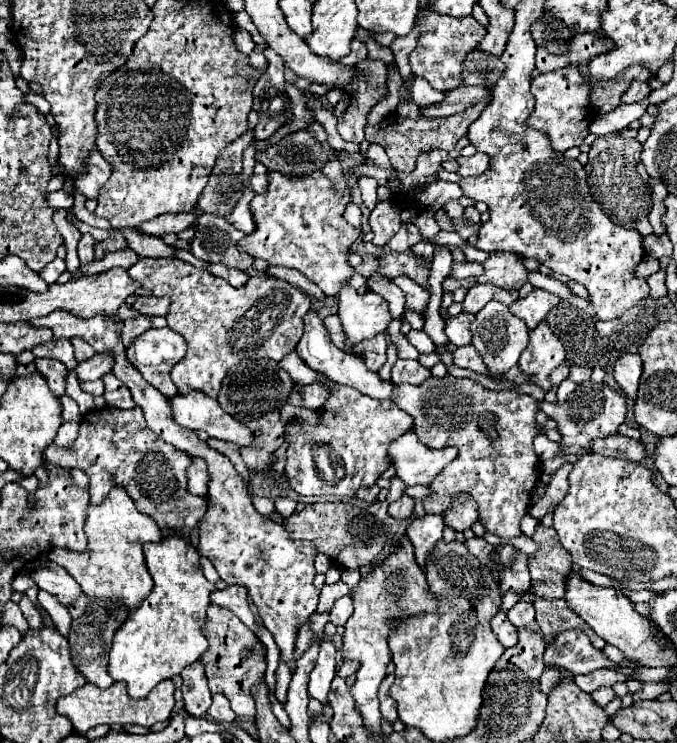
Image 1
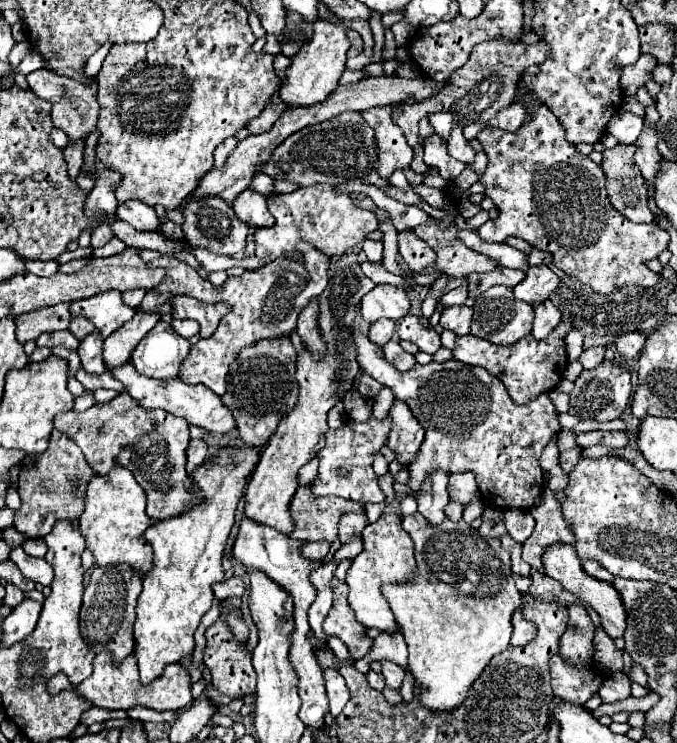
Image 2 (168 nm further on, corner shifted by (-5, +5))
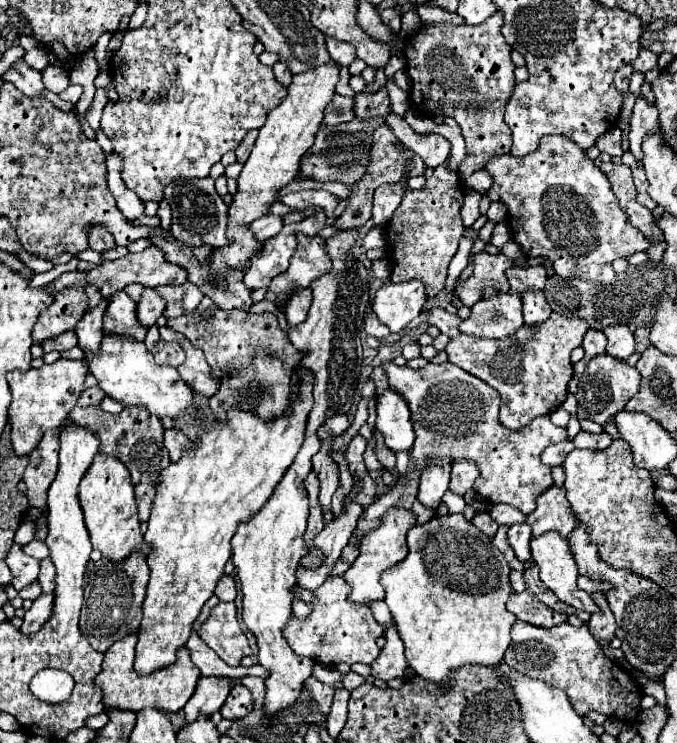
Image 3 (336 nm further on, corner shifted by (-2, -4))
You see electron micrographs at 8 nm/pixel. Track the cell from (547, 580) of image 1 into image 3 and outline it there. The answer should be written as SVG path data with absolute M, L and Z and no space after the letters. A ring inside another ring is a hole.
M553 486L537 498L537 508L527 516L527 524L533 528L533 536L557 530L563 538L567 538L567 534L577 526L577 520L563 486Z

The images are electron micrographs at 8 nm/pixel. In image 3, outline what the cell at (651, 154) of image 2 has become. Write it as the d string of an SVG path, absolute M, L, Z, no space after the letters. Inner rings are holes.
M639 96L635 106L633 106L633 114L631 114L631 132L629 132L629 152L635 154L635 158L643 158L641 154L641 142L649 132L655 132L659 126L659 110L655 110L655 104L649 104L645 96Z

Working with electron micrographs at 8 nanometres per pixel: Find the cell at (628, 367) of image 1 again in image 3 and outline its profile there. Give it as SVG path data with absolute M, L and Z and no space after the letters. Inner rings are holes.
M613 324L607 326L605 330L607 336L607 352L617 356L619 360L627 360L635 352L635 338L633 332L625 324Z

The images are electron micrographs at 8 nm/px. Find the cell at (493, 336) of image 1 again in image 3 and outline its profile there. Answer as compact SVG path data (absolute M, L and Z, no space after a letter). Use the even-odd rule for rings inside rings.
M499 294L479 300L469 318L461 320L459 330L481 338L503 338L523 324L521 298L517 294Z

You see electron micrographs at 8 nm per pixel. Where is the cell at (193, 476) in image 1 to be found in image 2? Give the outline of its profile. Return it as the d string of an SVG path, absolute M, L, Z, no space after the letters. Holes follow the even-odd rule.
M190 439L190 445L186 449L186 453L188 453L188 463L186 463L188 475L192 475L194 469L198 469L204 463L206 451L208 451L208 447L206 447L206 443L202 439Z

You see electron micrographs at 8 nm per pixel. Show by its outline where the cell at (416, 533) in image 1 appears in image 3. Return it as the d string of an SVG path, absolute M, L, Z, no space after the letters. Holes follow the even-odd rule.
M429 458L427 468L423 468L421 474L417 498L429 508L437 508L441 496L449 488L449 474L451 474L451 462L447 462L447 458Z

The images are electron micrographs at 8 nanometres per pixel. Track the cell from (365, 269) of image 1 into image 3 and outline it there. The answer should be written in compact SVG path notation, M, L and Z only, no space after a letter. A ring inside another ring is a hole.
M411 280L411 282L403 282L403 284L385 282L375 294L373 310L375 310L377 318L391 332L399 332L415 316L421 314L425 300L427 300L425 286L419 280Z

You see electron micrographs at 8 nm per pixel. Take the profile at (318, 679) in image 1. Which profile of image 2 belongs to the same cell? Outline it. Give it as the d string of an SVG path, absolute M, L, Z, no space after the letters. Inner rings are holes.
M336 667L324 669L324 685L326 685L326 695L330 701L330 713L338 717L348 703L348 687L344 683L344 677L338 673Z

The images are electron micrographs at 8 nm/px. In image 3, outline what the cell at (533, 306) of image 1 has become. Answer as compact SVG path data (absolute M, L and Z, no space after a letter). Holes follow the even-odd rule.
M519 266L507 270L507 280L511 284L511 294L523 294L525 290L543 290L547 282L547 272L543 266Z

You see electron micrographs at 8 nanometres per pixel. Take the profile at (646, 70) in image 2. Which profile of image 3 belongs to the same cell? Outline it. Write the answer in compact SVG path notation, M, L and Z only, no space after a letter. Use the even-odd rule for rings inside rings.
M641 50L637 60L633 62L635 72L647 72L657 66L657 54L651 54L651 50Z

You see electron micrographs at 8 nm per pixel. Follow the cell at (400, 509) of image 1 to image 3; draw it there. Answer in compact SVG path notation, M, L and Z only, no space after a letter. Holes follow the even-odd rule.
M449 514L443 518L433 516L427 524L413 526L407 534L407 544L407 558L397 566L391 566L391 570L385 570L381 584L385 586L385 602L393 614L397 632L405 642L409 668L413 668L421 678L447 686L455 668L465 664L495 666L501 662L511 640L509 630L517 618L513 618L505 608L505 602L511 596L511 568L503 554L493 546L491 538L467 522L463 514Z

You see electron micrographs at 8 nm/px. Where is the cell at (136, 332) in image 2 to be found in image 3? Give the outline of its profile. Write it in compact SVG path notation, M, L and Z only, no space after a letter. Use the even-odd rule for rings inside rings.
M143 288L141 300L137 304L137 314L143 326L153 326L155 320L163 314L163 298L155 294L155 288Z

